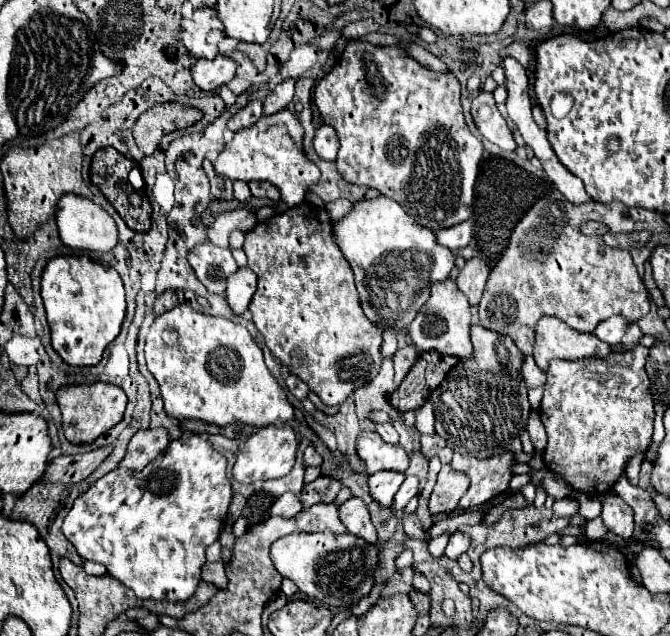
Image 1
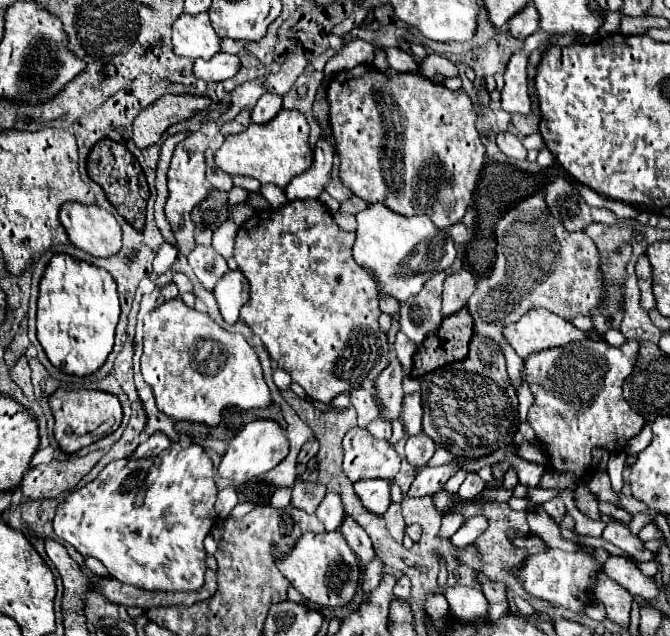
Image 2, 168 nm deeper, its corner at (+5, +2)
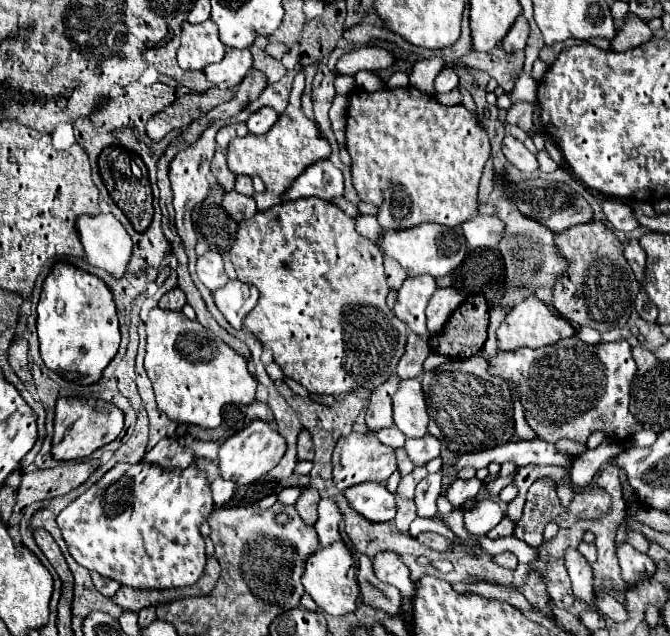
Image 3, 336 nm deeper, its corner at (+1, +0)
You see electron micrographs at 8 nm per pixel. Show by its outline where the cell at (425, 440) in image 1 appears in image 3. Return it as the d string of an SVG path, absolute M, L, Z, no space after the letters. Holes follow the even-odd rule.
M425 434L423 438L405 442L405 450L409 454L409 460L415 466L427 466L429 460L439 456L439 448L441 448L441 442L437 438L433 438L431 434Z

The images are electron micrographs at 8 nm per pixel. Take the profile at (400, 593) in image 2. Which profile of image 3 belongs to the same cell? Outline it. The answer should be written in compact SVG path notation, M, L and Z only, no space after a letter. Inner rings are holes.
M361 554L359 558L359 570L357 570L359 588L363 594L363 602L385 610L387 614L395 614L401 608L401 592L394 586L383 584L373 574L373 562L367 554Z

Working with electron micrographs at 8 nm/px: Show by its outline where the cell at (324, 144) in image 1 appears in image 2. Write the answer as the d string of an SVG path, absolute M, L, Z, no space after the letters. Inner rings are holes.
M321 138L315 144L315 158L311 168L294 177L285 188L287 200L317 198L325 185L329 184L331 170L333 170L333 148L325 138Z

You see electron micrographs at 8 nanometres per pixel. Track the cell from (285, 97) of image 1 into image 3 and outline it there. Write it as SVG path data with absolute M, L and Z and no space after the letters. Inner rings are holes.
M265 106L251 114L251 118L247 120L247 128L253 134L265 134L265 132L269 132L269 128L275 124L277 118L279 118L279 114L271 106L269 108Z

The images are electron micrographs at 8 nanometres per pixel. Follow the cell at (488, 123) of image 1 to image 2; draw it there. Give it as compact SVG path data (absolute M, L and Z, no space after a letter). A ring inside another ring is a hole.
M503 132L497 136L497 146L501 148L503 154L515 158L515 160L525 160L527 158L527 150L521 144L521 140L517 136L513 136L511 132Z

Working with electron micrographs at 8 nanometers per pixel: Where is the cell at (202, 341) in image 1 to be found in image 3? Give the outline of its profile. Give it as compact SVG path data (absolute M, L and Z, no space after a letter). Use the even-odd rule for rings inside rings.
M153 308L149 312L145 370L153 384L159 410L163 410L167 418L173 422L197 424L203 428L217 428L221 424L223 406L227 404L253 404L255 388L259 384L255 374L249 372L249 360L243 354L227 346L219 336L211 334L197 320L189 320L183 312L175 312L175 310L171 312L171 310L161 310L161 308Z

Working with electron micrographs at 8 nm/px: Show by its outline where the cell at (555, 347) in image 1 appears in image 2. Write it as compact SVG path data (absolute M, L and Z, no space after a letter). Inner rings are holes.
M533 308L525 312L515 324L503 328L503 336L511 344L511 348L521 356L529 356L529 352L541 352L545 348L555 348L569 344L573 340L583 340L585 332L577 330L561 316L545 310Z

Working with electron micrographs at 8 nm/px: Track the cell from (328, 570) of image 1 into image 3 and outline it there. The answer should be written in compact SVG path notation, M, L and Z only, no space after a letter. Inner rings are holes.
M341 540L319 548L317 554L307 558L305 574L303 574L301 582L305 586L305 592L315 600L319 610L333 614L333 616L341 616L345 612L355 610L355 602L359 598L357 570L355 570L355 560L353 560L349 548Z

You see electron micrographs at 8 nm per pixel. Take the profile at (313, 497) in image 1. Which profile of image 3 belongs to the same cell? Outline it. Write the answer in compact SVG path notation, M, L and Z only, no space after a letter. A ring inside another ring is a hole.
M303 488L301 490L301 496L299 496L295 508L297 508L299 516L305 520L305 524L315 524L319 500L321 500L321 496L317 494L317 490L313 490L313 488Z

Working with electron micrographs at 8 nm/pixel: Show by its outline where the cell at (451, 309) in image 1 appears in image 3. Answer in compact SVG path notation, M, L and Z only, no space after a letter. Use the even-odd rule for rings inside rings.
M417 276L417 278L405 278L395 304L395 316L401 318L411 332L415 332L421 338L427 338L427 326L425 326L425 308L429 304L429 298L437 290L433 276Z

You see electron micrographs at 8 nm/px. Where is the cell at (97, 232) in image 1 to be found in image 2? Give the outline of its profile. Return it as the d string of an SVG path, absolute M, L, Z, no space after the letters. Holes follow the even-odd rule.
M69 202L61 208L59 212L61 224L67 230L67 236L71 240L73 246L89 252L95 258L109 258L115 256L121 250L121 226L115 220L115 216L95 204L85 206L85 204L77 204L77 202Z

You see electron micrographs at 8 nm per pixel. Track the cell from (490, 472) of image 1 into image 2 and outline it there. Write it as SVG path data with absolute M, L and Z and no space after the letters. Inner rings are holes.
M469 472L469 476L465 478L465 482L461 484L461 488L457 490L457 496L461 500L469 500L469 498L477 496L483 488L485 488L485 482L479 478L479 474L477 472Z

